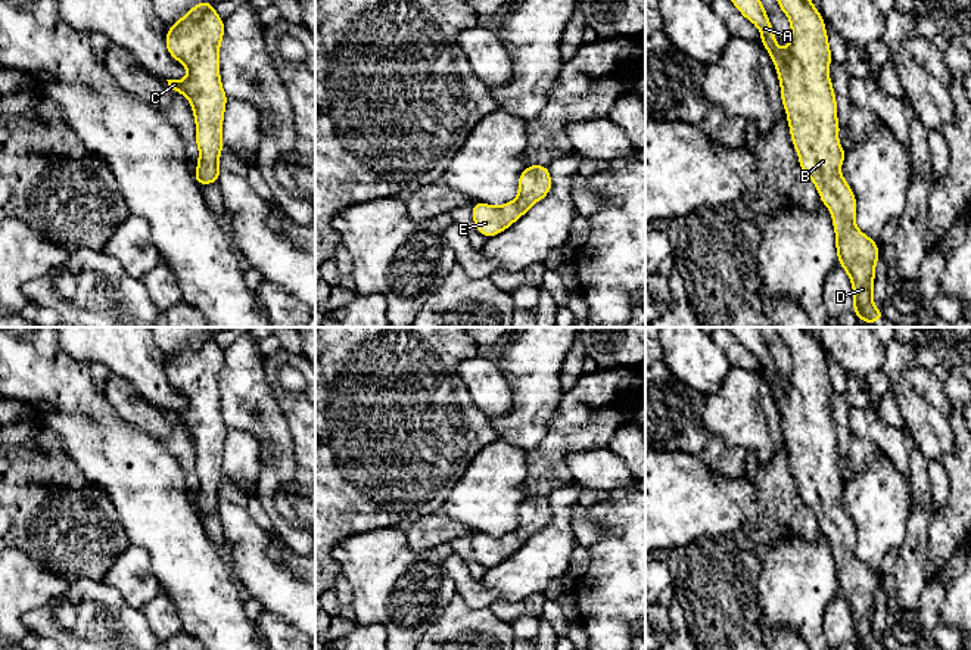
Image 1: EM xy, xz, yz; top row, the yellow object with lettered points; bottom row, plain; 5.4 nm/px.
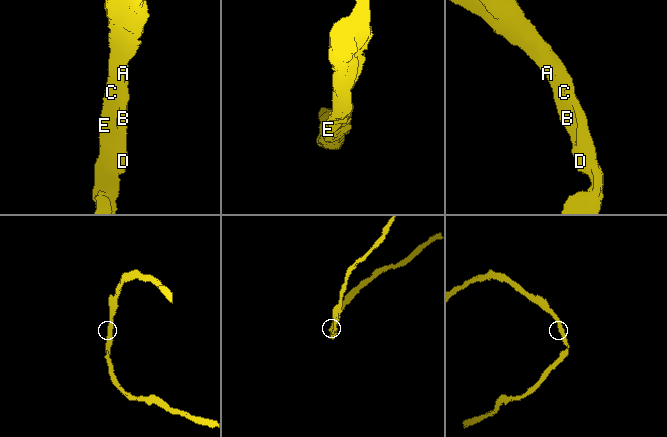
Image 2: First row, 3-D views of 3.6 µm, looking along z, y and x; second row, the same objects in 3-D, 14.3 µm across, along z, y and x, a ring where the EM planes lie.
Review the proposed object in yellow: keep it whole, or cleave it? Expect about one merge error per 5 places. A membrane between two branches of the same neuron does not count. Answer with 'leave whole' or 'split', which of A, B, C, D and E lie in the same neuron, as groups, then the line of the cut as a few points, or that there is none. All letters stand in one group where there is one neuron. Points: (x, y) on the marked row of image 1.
leave whole; A B C D E; no cut

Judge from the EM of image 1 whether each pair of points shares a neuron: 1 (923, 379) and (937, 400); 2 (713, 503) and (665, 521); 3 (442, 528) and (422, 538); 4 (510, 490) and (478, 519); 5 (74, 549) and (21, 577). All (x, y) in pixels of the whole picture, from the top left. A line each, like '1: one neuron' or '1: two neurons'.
1: one neuron
2: one neuron
3: one neuron
4: one neuron
5: two neurons

